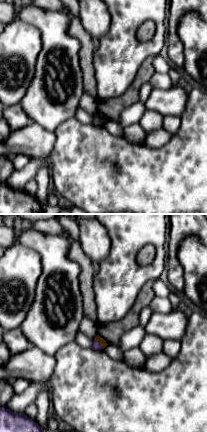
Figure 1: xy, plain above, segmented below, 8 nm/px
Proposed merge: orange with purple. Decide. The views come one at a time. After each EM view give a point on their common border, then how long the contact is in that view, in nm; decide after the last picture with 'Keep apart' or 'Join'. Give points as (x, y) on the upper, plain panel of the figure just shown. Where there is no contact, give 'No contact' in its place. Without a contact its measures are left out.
Touches orange at (99, 118). Shared border 110 nm

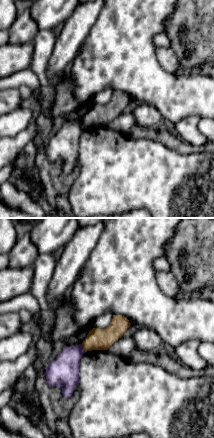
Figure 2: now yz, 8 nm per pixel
Touches orange at (83, 123). Shared border 70 nm

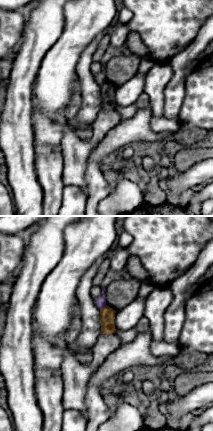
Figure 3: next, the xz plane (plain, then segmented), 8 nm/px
Touches orange at (103, 83). Shared border 70 nm

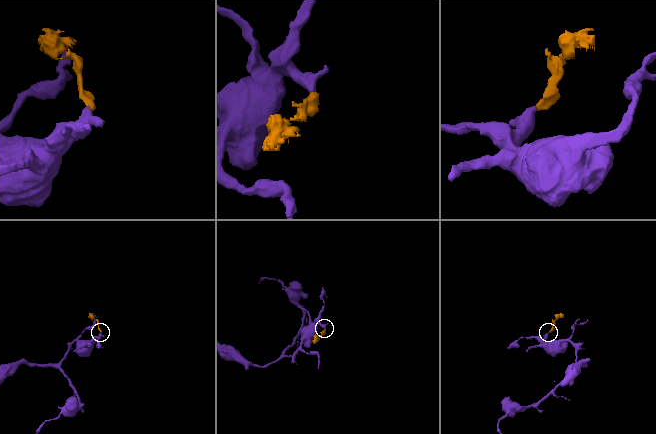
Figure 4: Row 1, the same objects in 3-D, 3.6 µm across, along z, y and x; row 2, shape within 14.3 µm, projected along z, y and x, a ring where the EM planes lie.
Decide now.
Keep apart

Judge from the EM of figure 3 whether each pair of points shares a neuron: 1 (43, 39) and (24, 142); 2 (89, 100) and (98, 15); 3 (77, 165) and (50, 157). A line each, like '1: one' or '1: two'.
1: one
2: two
3: two

